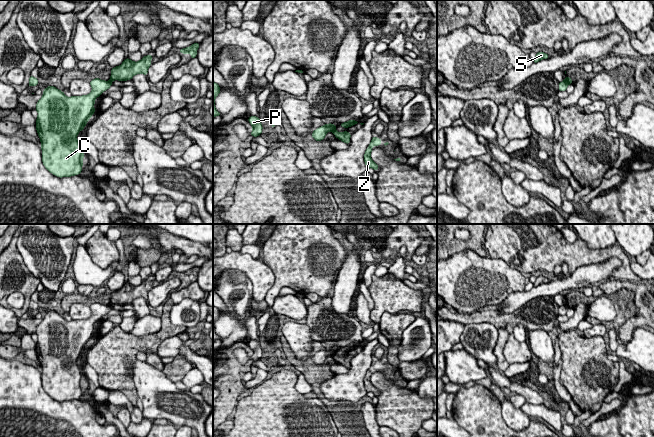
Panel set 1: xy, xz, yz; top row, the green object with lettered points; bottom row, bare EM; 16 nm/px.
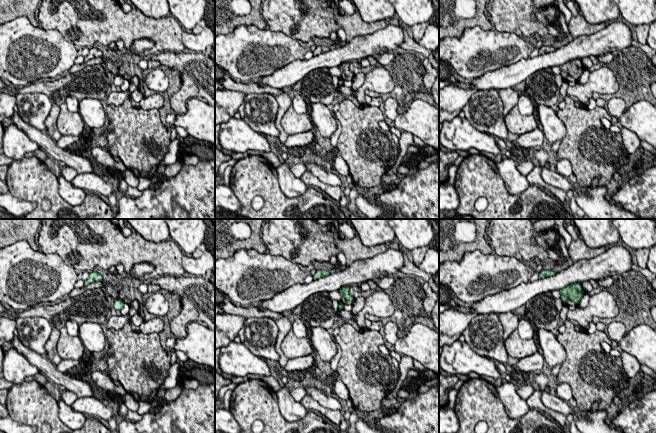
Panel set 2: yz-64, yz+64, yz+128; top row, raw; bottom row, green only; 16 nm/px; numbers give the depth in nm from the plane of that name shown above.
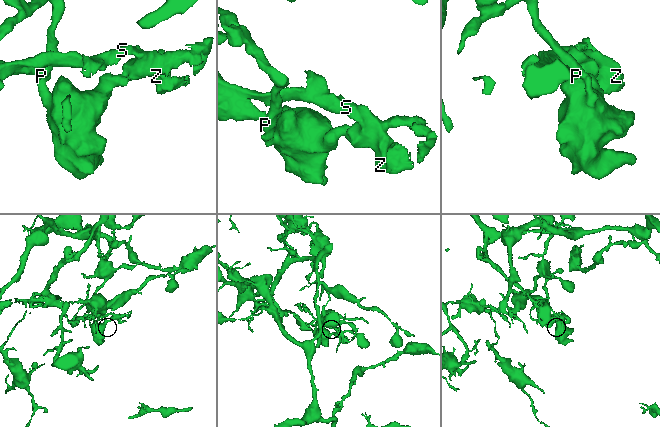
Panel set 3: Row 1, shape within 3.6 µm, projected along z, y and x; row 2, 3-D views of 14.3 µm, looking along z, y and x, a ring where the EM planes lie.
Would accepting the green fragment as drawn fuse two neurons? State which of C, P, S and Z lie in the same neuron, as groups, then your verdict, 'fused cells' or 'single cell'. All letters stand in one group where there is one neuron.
groups C P / S Z; fused cells

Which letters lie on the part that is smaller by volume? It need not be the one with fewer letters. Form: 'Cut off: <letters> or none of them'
Cut off: S, Z

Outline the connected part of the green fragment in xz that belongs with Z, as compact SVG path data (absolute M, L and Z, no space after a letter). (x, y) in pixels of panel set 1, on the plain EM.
M372 361L371 367L369 368L369 371L366 373L364 378L364 386L367 392L373 392L374 394L379 393L379 390L371 383L371 375L373 374L373 370L379 370L381 367L382 365L380 362Z

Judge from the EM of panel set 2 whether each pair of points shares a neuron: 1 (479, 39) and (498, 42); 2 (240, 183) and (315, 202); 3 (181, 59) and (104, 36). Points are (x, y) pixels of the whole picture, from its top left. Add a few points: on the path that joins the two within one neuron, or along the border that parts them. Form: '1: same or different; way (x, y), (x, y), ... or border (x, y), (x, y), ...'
1: same; way (484, 42), (493, 42)
2: same; way (259, 183), (281, 203), (296, 203)
3: different; border (181, 50), (176, 52), (160, 52)

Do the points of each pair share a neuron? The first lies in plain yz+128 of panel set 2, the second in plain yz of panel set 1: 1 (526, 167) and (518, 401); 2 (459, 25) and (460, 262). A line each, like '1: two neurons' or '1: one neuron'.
1: one neuron
2: two neurons

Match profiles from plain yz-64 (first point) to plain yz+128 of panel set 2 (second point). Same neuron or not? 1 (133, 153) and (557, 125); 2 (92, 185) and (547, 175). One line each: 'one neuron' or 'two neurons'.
1: two neurons
2: two neurons

